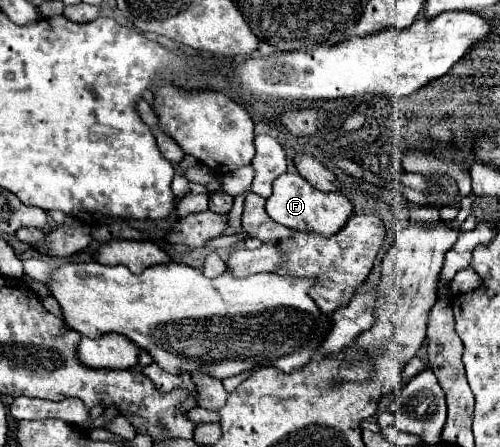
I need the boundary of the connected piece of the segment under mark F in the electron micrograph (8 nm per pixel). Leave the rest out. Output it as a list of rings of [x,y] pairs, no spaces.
[[[284,173],[274,181],[274,193],[266,199],[266,213],[276,223],[292,231],[314,231],[318,235],[334,235],[352,217],[354,207],[344,193],[322,193],[298,173]]]

